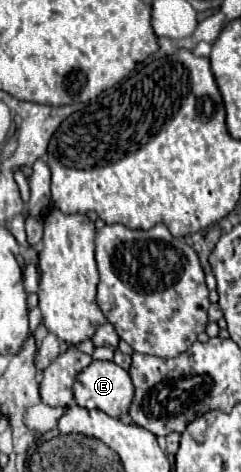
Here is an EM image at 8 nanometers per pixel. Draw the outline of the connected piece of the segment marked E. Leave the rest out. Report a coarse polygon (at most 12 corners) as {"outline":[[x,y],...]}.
{"outline":[[92,361],[74,383],[80,407],[130,411],[134,385],[112,361]]}

